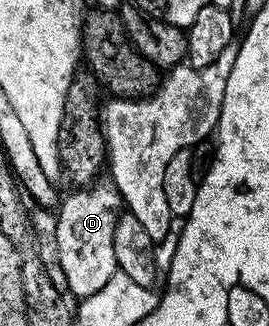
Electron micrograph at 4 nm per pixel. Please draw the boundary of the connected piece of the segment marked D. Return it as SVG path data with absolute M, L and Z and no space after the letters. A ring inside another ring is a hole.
M112 181L96 182L88 188L77 188L74 194L69 194L66 198L64 195L56 211L58 264L67 278L68 293L77 300L99 292L99 288L103 288L103 284L107 284L107 280L111 280L111 276L118 273L115 260L115 224L123 206L123 199Z

